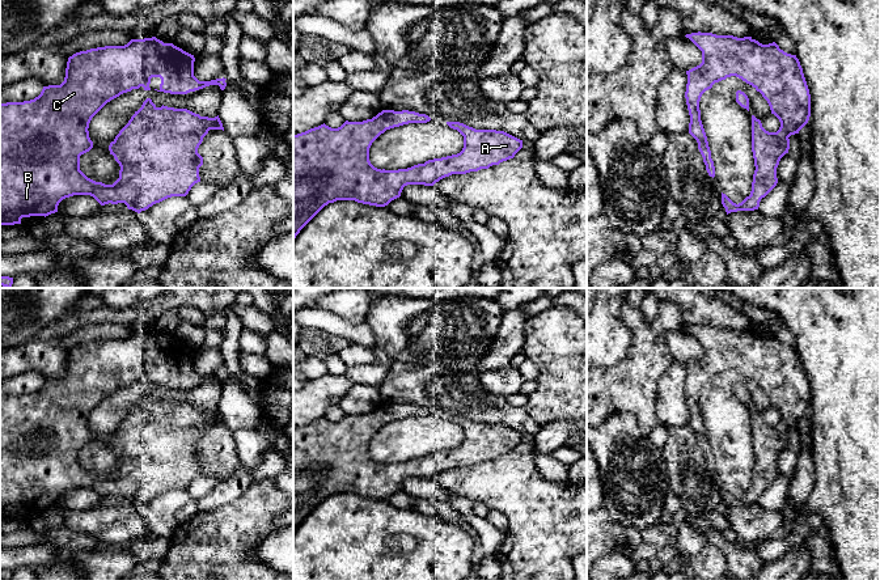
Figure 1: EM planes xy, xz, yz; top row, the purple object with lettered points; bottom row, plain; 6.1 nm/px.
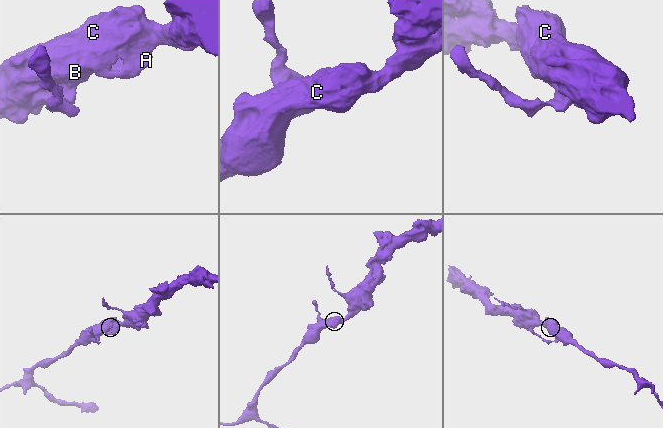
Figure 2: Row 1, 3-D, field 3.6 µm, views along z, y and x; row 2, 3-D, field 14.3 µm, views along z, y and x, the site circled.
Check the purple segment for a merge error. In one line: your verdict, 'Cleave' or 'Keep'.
Keep

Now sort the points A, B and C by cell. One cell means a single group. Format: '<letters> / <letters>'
A B C

